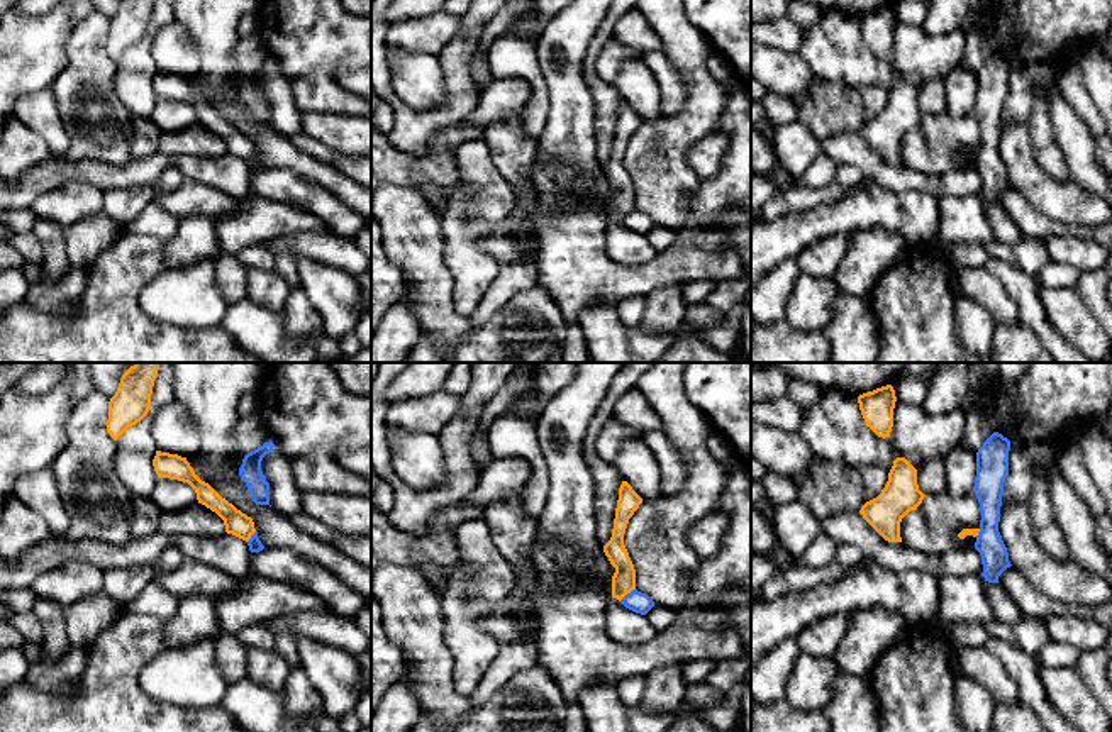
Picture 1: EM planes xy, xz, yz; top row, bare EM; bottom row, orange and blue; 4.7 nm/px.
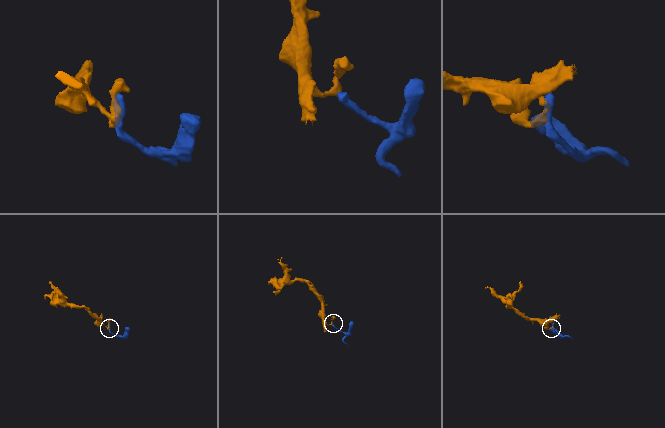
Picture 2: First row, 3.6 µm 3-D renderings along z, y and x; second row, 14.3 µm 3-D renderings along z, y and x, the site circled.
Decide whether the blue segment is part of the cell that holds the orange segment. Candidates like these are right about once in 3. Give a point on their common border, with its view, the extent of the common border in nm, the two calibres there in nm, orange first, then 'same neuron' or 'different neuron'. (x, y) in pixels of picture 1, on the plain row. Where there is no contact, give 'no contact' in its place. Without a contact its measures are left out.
meets orange in xz at (626, 214); contact 100 nm long; 110 nm thick on the orange side, 100 nm on the other; different neuron

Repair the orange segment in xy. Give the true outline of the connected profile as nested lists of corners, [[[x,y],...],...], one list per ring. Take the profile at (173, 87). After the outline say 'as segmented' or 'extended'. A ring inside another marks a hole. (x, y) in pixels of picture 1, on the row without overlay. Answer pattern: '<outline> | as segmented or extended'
[[[156,71],[153,86],[158,98],[188,103],[195,110],[198,124],[205,125],[224,141],[227,154],[247,163],[256,152],[253,139],[222,119],[208,103],[202,102],[186,78]]] | as segmented

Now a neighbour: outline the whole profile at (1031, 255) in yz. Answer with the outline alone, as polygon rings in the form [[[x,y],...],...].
[[[1024,236],[1015,246],[990,239],[985,249],[990,258],[1007,261],[1032,278],[1037,278],[1041,269],[1051,261],[1044,241],[1029,236]]]

